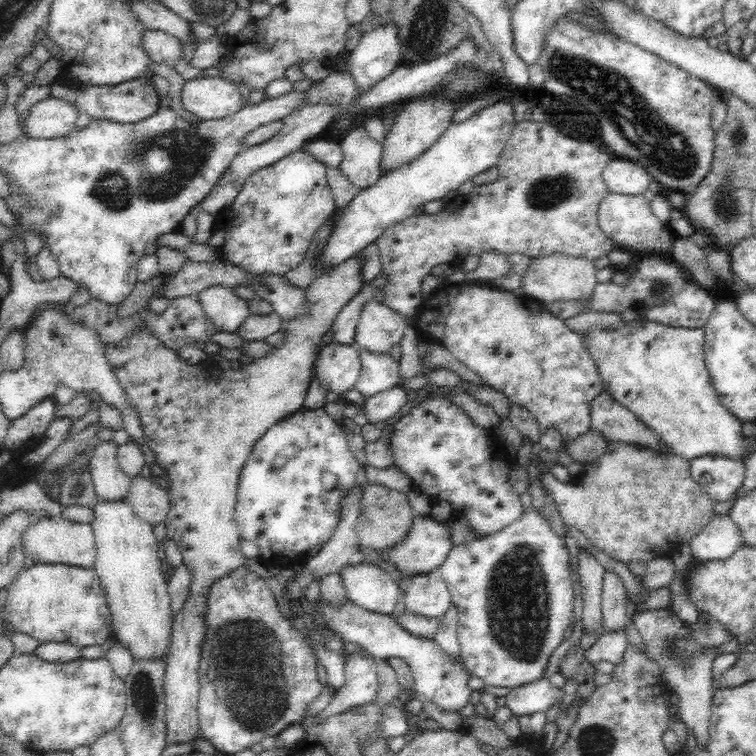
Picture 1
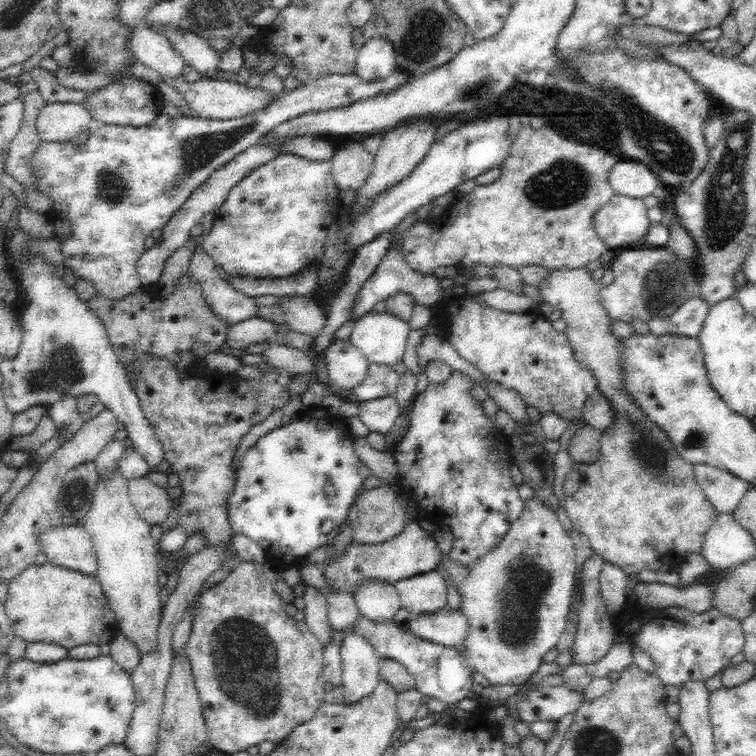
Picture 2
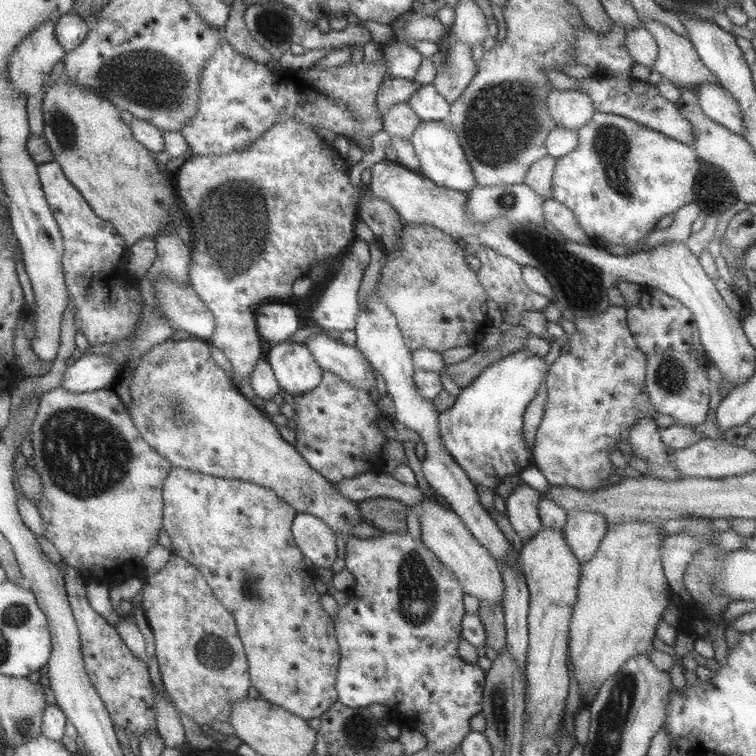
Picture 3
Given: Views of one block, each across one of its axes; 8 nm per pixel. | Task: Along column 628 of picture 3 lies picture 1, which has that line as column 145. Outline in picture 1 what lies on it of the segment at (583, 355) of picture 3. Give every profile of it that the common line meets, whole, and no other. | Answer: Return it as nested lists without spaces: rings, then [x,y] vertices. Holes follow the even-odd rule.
[[[358,253],[352,257],[348,258],[348,260],[344,260],[342,264],[334,265],[332,267],[326,268],[324,271],[321,271],[318,277],[310,284],[310,287],[307,287],[305,290],[306,297],[308,300],[308,309],[307,312],[300,318],[292,320],[287,328],[282,330],[285,332],[285,337],[283,342],[279,346],[274,346],[271,349],[271,354],[264,356],[263,358],[254,359],[254,362],[247,366],[237,366],[229,369],[218,370],[218,368],[214,368],[214,372],[212,372],[212,366],[208,366],[208,364],[197,364],[192,366],[188,362],[184,361],[176,351],[172,351],[172,349],[166,348],[165,345],[162,345],[162,341],[158,340],[150,331],[146,330],[146,325],[141,325],[139,330],[136,333],[128,334],[125,340],[119,344],[108,344],[103,343],[105,346],[108,365],[112,367],[112,371],[114,371],[114,375],[116,375],[116,379],[122,387],[124,387],[124,393],[128,395],[128,405],[134,409],[135,412],[139,415],[140,423],[142,424],[144,430],[144,438],[149,446],[149,448],[154,452],[156,456],[156,460],[161,468],[165,468],[167,472],[167,477],[163,479],[163,486],[168,490],[168,498],[170,499],[170,508],[165,520],[166,527],[166,537],[176,545],[178,545],[178,549],[182,551],[183,555],[183,564],[190,568],[192,571],[192,584],[190,584],[190,594],[186,596],[186,602],[182,604],[182,608],[180,608],[180,612],[176,614],[176,618],[172,621],[172,634],[171,634],[171,642],[170,648],[168,650],[168,656],[166,656],[166,668],[165,668],[165,677],[164,677],[164,692],[165,692],[165,729],[166,729],[166,742],[167,745],[170,744],[184,744],[184,742],[191,743],[198,737],[201,737],[200,734],[200,723],[198,723],[198,704],[199,704],[199,660],[201,657],[201,642],[203,641],[204,631],[206,630],[206,623],[204,620],[204,613],[207,609],[207,598],[209,590],[214,584],[214,582],[218,581],[219,578],[223,576],[228,576],[231,573],[235,572],[240,566],[245,565],[245,559],[242,554],[242,551],[239,547],[240,531],[237,528],[237,521],[235,518],[235,504],[237,501],[237,492],[238,485],[240,480],[240,471],[244,468],[245,462],[248,460],[250,453],[252,452],[253,446],[256,444],[256,441],[266,433],[266,430],[270,428],[270,426],[274,426],[274,424],[278,424],[280,421],[294,414],[296,410],[302,409],[303,402],[306,398],[306,393],[311,381],[311,378],[314,376],[314,366],[315,362],[318,359],[318,356],[324,347],[321,343],[322,336],[328,333],[331,330],[331,327],[334,324],[334,320],[338,317],[340,310],[348,304],[348,301],[352,300],[358,292],[362,290],[364,286],[364,279],[362,279],[361,275],[361,257]]]

